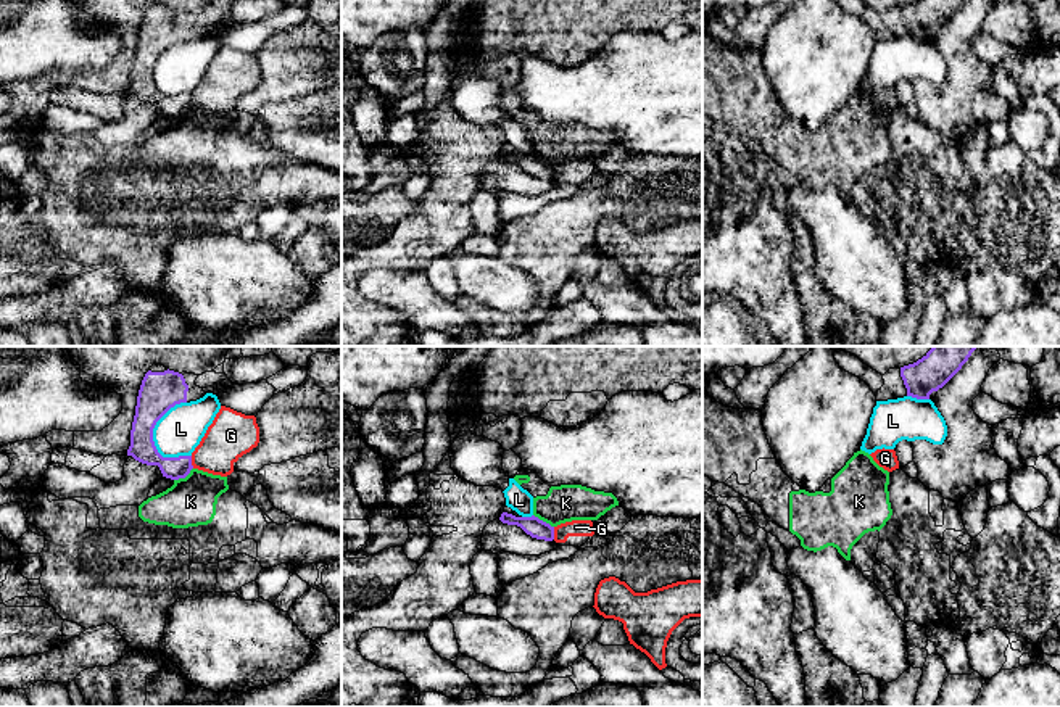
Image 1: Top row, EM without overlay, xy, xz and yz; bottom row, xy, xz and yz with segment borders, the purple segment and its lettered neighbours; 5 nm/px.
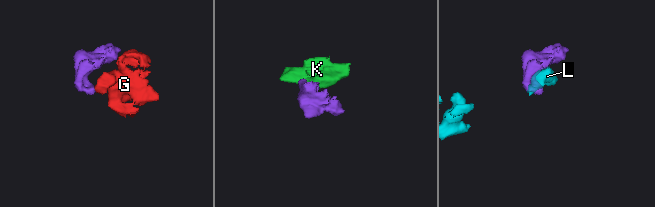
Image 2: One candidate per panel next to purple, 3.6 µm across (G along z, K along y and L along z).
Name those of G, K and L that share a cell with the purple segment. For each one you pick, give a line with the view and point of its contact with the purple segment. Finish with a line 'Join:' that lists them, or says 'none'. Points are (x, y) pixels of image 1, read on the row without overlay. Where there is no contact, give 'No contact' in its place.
Join: none

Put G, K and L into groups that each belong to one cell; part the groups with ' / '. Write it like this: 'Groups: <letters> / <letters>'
Groups: G / K / L

